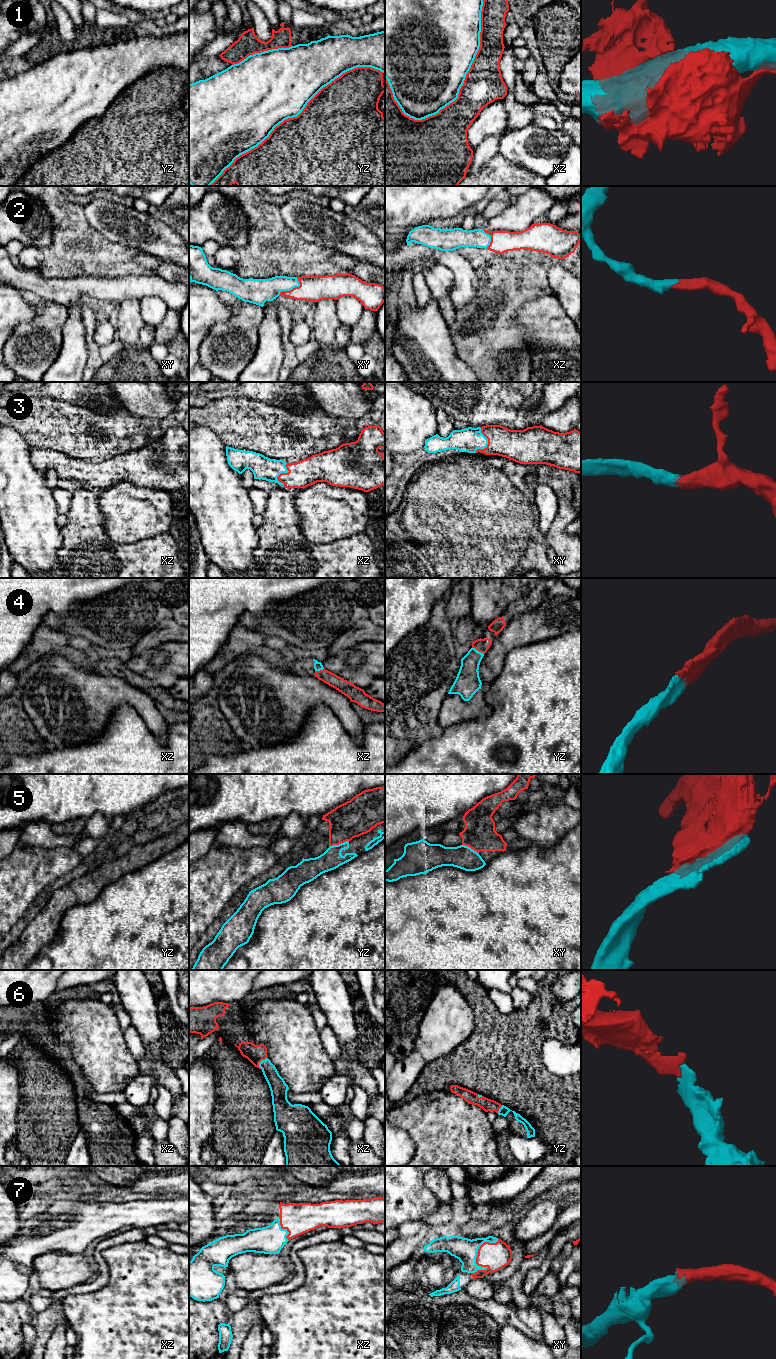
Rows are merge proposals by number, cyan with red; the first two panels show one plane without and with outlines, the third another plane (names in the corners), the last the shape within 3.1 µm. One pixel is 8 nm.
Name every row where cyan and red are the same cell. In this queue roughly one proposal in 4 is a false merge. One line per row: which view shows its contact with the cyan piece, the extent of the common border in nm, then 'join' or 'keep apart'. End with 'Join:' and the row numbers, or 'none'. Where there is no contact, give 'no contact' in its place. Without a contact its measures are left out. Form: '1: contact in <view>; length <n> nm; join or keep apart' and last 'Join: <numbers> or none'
1: contact in xz; length 1100 nm; keep apart
2: contact in xy; length 200 nm; join
3: contact in xy; length 220 nm; join
4: contact in yz; length 120 nm; join
5: contact in yz; length 170 nm; keep apart
6: contact in xz; length 110 nm; join
7: contact in xy; length 360 nm; join
Join: 2, 3, 4, 6, 7

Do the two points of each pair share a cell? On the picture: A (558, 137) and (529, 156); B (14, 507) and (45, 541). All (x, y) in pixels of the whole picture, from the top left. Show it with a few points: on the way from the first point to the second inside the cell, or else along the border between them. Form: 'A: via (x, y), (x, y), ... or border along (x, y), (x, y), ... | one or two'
A: via (551, 144), (542, 150), (536, 150) | one
B: via (22, 515), (37, 533) | one

